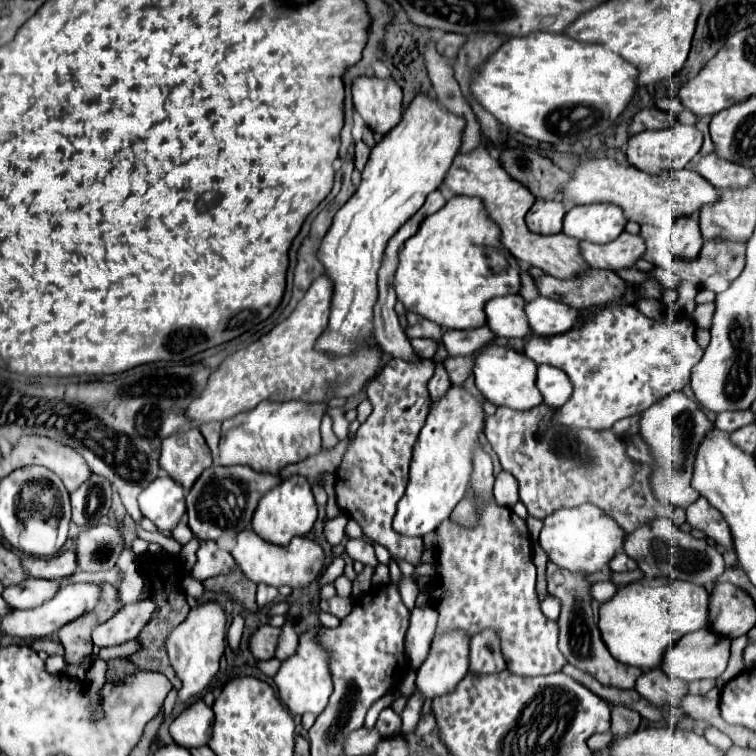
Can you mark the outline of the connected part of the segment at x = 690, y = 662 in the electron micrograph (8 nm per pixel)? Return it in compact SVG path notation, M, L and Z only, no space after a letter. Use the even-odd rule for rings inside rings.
M703 628L703 630L691 632L683 636L681 640L677 640L675 646L667 650L663 668L669 672L669 676L683 680L683 682L719 678L727 668L729 648L731 648L731 640L727 636L717 636L717 632L713 632L711 628Z

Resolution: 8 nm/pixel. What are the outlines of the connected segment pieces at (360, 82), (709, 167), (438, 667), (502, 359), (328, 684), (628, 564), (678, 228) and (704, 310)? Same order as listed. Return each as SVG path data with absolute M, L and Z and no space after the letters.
M357 76L351 84L355 110L375 132L387 134L401 122L403 94L393 78Z
M717 152L699 156L691 164L693 164L693 170L701 174L707 182L711 182L717 190L723 190L723 188L737 190L737 188L745 188L751 182L755 182L753 170L739 166L739 164L729 164L729 162L719 160Z
M453 632L437 636L431 644L427 660L417 670L417 692L423 700L435 700L451 692L467 674L469 636Z
M487 344L477 356L475 356L475 384L481 390L481 394L493 402L495 406L507 406L513 410L527 410L537 404L541 404L541 392L535 386L535 370L537 364L529 360L525 354L513 350L511 346L501 344Z
M309 630L299 638L297 652L281 664L279 672L273 678L279 688L281 702L289 708L291 714L299 714L299 716L303 716L305 712L321 714L323 708L327 706L331 692L333 692L333 682L331 682L327 658L323 654L323 648L319 644L315 644L313 636L315 636L315 630Z
M619 552L611 562L609 562L613 572L629 572L637 568L637 562L633 558L629 558L625 552Z
M693 216L679 218L671 228L671 250L675 256L683 256L683 260L691 260L697 256L703 244L703 236L699 232L699 224Z
M699 304L699 306L693 310L693 322L695 322L695 326L699 326L699 328L709 328L709 326L711 326L713 312L715 312L715 304Z

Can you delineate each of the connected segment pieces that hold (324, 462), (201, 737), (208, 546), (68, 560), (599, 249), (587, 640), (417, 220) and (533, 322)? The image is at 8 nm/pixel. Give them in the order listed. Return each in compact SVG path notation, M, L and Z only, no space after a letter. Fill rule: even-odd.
M349 440L339 442L333 450L321 450L319 454L309 456L305 462L287 464L287 466L279 472L279 476L281 476L281 478L289 478L289 476L293 476L293 474L301 474L301 476L305 476L307 480L313 482L319 472L331 472L331 474L335 474L337 468L339 468L339 464L341 464L341 458L343 458L343 454L345 454L347 444L349 444Z
M195 702L185 708L169 726L173 740L185 748L199 748L209 744L211 740L211 726L213 726L213 710L203 702Z
M205 540L199 544L199 550L197 550L197 562L191 570L191 576L199 582L211 578L211 576L217 576L217 574L229 574L233 568L235 568L235 560L229 552L221 550L217 546L217 542L211 542L211 540Z
M65 550L59 556L51 556L51 558L23 556L21 566L25 568L25 574L29 578L45 578L45 580L59 580L71 576L77 570L73 550Z
M623 232L613 242L607 242L607 244L579 242L579 248L581 248L581 256L589 264L589 268L619 270L619 268L635 266L635 262L645 252L645 242L641 236Z
M547 562L547 586L549 594L555 596L561 602L561 616L557 620L559 624L559 650L565 654L567 662L577 666L583 672L589 672L593 678L597 678L601 684L617 686L617 688L633 688L635 680L641 674L641 668L625 666L617 662L607 646L601 640L599 628L593 618L593 596L591 596L591 582L587 580L587 574L583 572L565 572L565 568L557 568L557 564Z
M435 190L435 192L431 192L429 196L427 196L427 200L425 200L425 204L421 206L421 210L405 224L405 226L401 226L401 230L389 240L389 244L387 244L387 250L385 250L385 258L383 258L383 266L379 269L379 300L377 300L377 304L375 304L375 338L377 338L377 344L379 344L379 348L381 348L381 352L385 352L385 354L391 354L391 356L395 356L395 358L403 358L403 360L417 360L417 356L415 356L415 352L413 352L413 348L411 348L411 344L409 344L409 338L405 336L405 332L403 332L403 328L399 326L399 320L397 320L397 314L395 314L395 302L397 302L397 298L395 298L395 290L393 290L393 272L395 272L395 268L397 268L399 263L399 248L405 244L405 240L407 238L411 238L413 234L417 234L417 230L419 230L419 226L421 226L421 222L427 218L427 216L431 216L431 214L435 214L437 210L441 210L443 206L445 206L445 198L443 198L443 194L439 192L439 190Z
M537 296L535 300L525 304L525 314L531 326L533 334L539 336L553 336L553 334L563 334L575 326L577 320L577 310L561 304L551 298Z

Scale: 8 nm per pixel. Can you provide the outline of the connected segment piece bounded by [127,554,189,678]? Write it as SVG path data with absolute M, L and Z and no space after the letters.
M171 554L145 560L145 576L151 584L149 598L155 604L155 612L153 612L151 620L145 624L145 628L139 632L139 636L135 638L141 644L139 652L135 652L127 658L131 664L135 664L137 672L141 672L141 670L161 672L169 678L175 678L175 672L169 666L169 658L167 658L163 642L165 642L165 636L169 634L169 630L173 630L173 622L183 622L189 614L189 604L185 600L185 590L183 590L183 584L181 584L181 578L183 578L183 566L181 564L183 562L177 556L171 556Z

